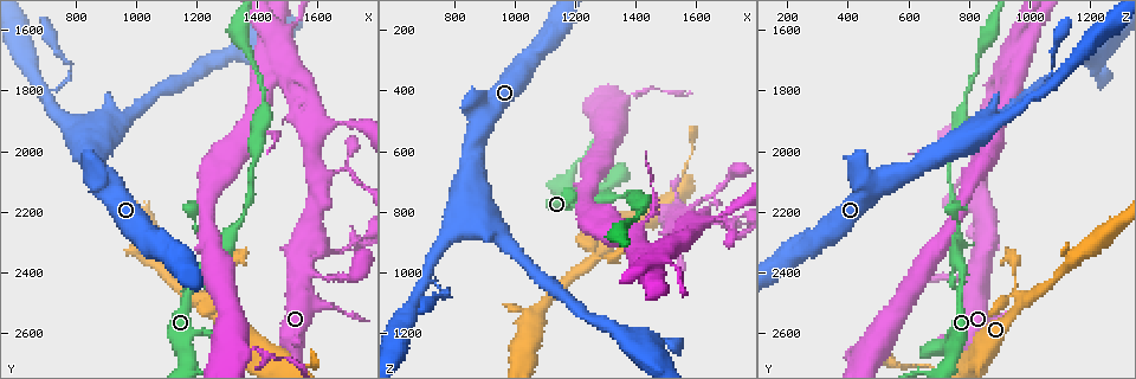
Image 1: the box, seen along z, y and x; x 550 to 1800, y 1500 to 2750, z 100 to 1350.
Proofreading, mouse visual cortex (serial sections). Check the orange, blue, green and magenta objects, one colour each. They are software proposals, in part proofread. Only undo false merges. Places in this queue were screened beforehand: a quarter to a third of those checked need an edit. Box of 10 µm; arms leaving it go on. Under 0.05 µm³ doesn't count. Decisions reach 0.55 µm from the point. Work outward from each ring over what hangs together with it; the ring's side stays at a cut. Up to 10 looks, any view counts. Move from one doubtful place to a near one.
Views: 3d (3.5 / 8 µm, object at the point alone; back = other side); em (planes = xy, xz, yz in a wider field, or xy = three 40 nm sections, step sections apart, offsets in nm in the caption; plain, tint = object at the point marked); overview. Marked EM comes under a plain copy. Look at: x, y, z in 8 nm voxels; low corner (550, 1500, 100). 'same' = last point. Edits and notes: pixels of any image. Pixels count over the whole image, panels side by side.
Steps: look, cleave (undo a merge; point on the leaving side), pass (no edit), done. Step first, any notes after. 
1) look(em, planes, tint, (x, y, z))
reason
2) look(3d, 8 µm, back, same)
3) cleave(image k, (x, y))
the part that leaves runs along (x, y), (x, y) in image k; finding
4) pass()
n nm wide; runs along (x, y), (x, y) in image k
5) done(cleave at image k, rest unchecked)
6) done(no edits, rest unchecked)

look(3d, 3.5 µm, back, (1360, 2210, 750))
narrows sharply

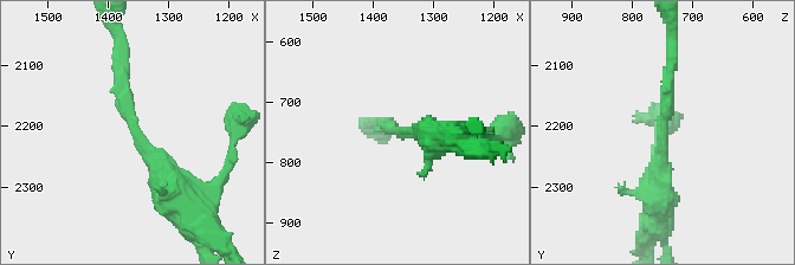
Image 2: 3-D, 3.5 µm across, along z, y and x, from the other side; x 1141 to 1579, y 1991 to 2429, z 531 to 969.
look(em, planes, tint, (1355, 2205, 750))
arms of 150, 350 nm; need the tissue

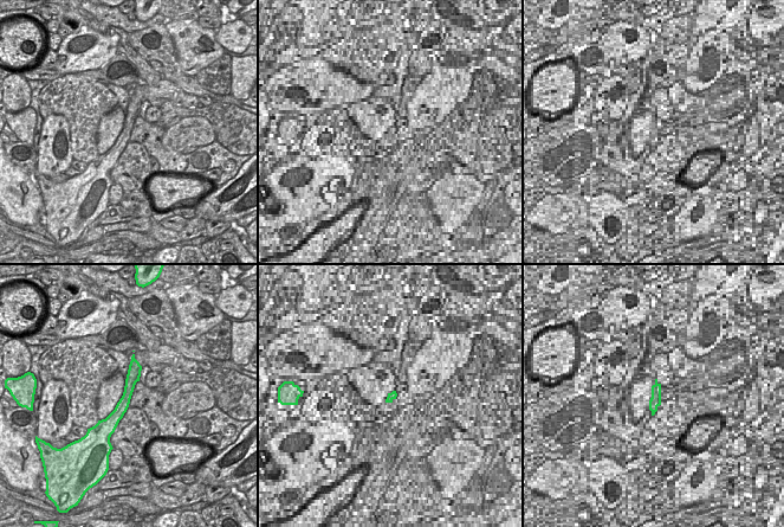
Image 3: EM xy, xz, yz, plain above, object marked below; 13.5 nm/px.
pass()
runs along (174, 198), (127, 115), (123, 49) in image 2; all the same cell

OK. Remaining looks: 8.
look(3d, 3.5 µm, (1720, 2310, 840))
sharp bend

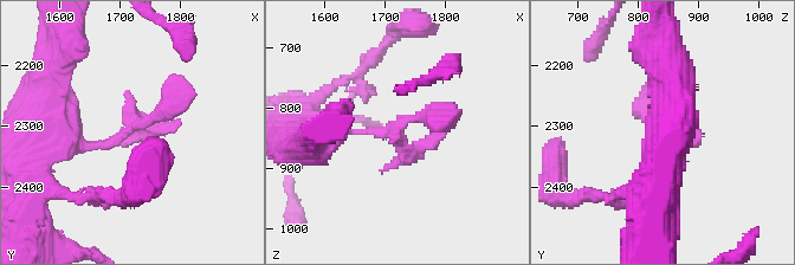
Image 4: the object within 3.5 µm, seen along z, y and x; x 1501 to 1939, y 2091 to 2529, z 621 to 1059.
look(em, xy, step 3, tint, (1715, 2305, 840))
need the tissue

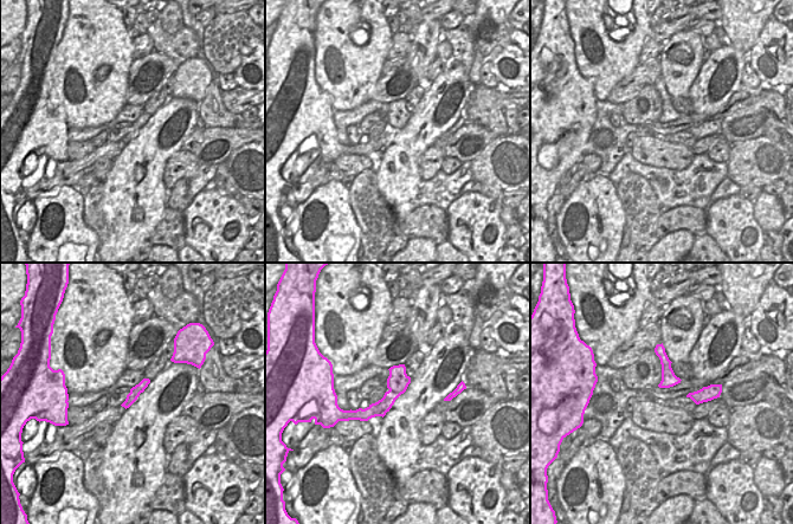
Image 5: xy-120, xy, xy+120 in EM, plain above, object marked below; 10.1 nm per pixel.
pass()
220 nm wide; runs along (401, 367), (376, 409), (350, 414) in image 5; all the same cell

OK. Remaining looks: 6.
look(3d, 8 µm, (1250, 2510, 960))

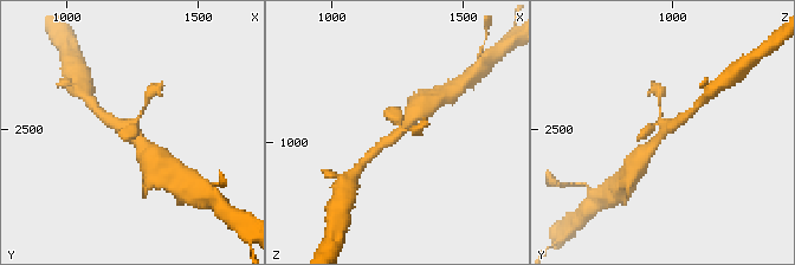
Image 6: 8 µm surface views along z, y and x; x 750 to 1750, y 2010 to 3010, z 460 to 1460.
look(em, xy, step 5, tint, same)

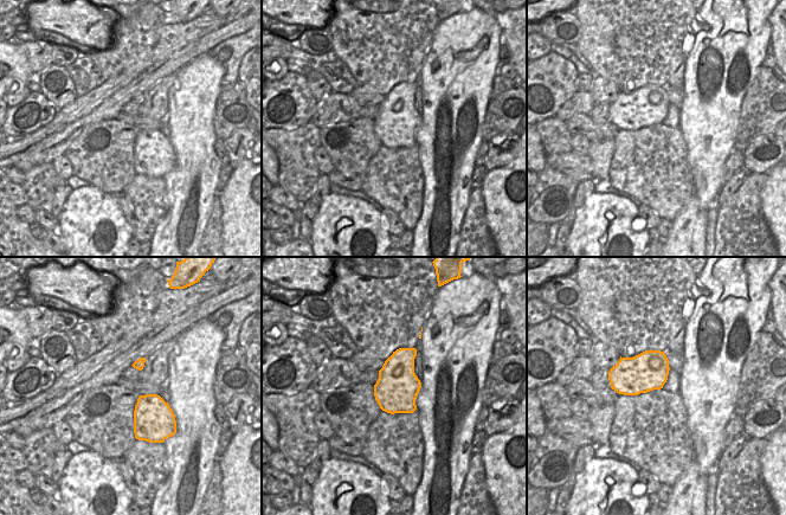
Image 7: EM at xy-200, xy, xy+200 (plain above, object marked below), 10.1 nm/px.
pass()
one cell here

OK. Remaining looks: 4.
look(3d, 3.5 µm, back, (1480, 1730, 920))
three arms meet

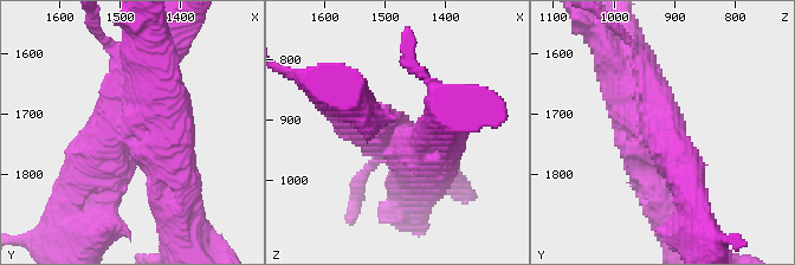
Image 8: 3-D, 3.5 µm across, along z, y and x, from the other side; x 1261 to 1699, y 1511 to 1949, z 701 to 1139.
look(em, xy, step 1, tint, (1480, 1735, 930))
now the EM

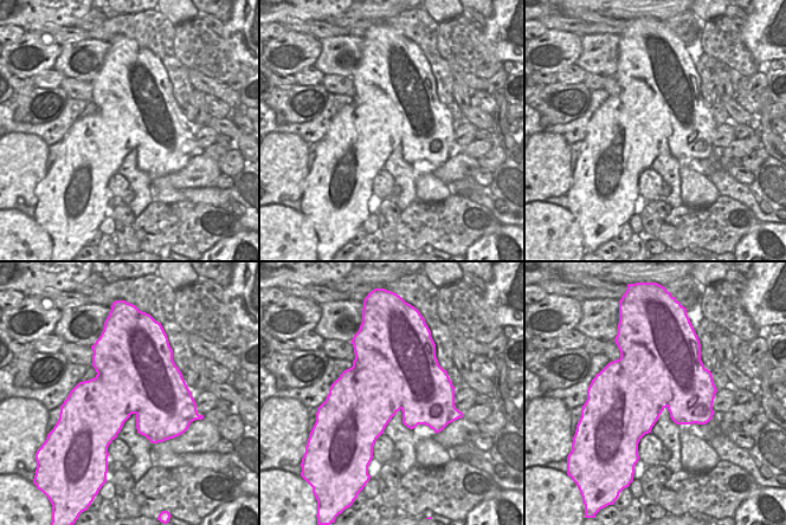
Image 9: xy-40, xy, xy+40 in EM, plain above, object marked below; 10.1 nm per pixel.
cleave(image 8, (166, 98))
850 nm wide; the part that leaves runs along (130, 133), (163, 162), (178, 227) in image 8; two cells meet here

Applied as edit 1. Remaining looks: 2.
done(cleave at image 8, rest unchecked)

